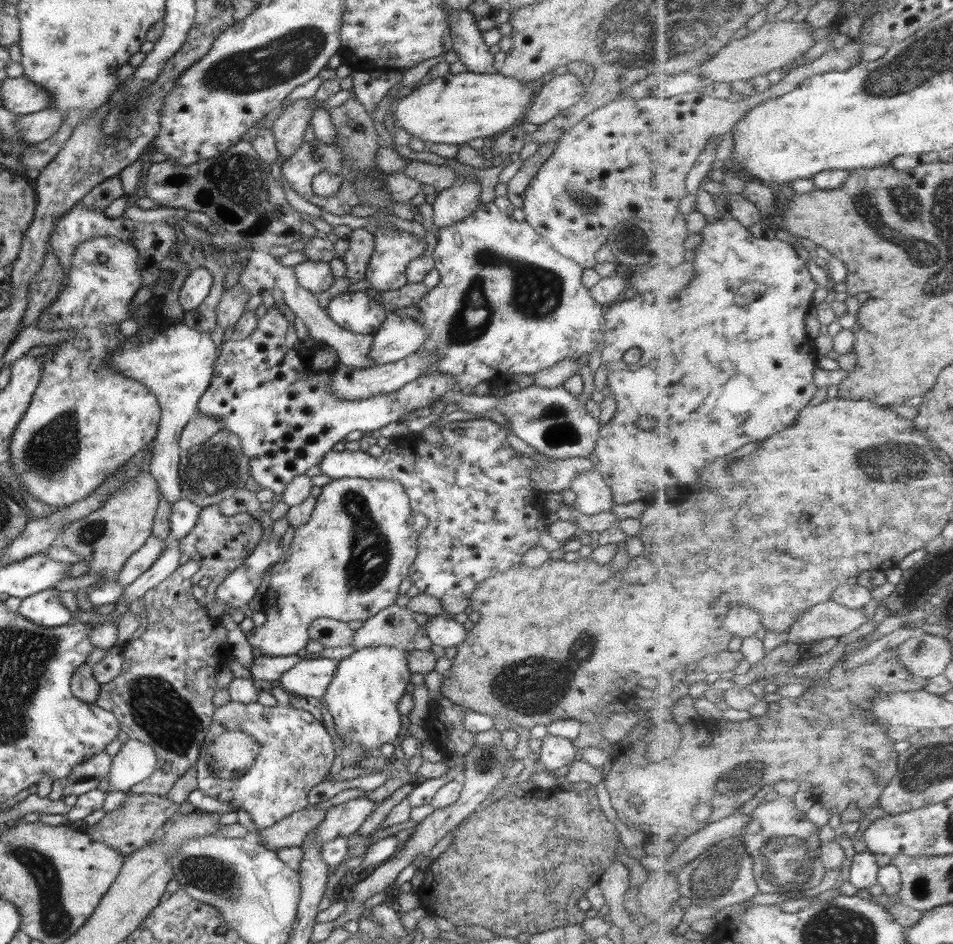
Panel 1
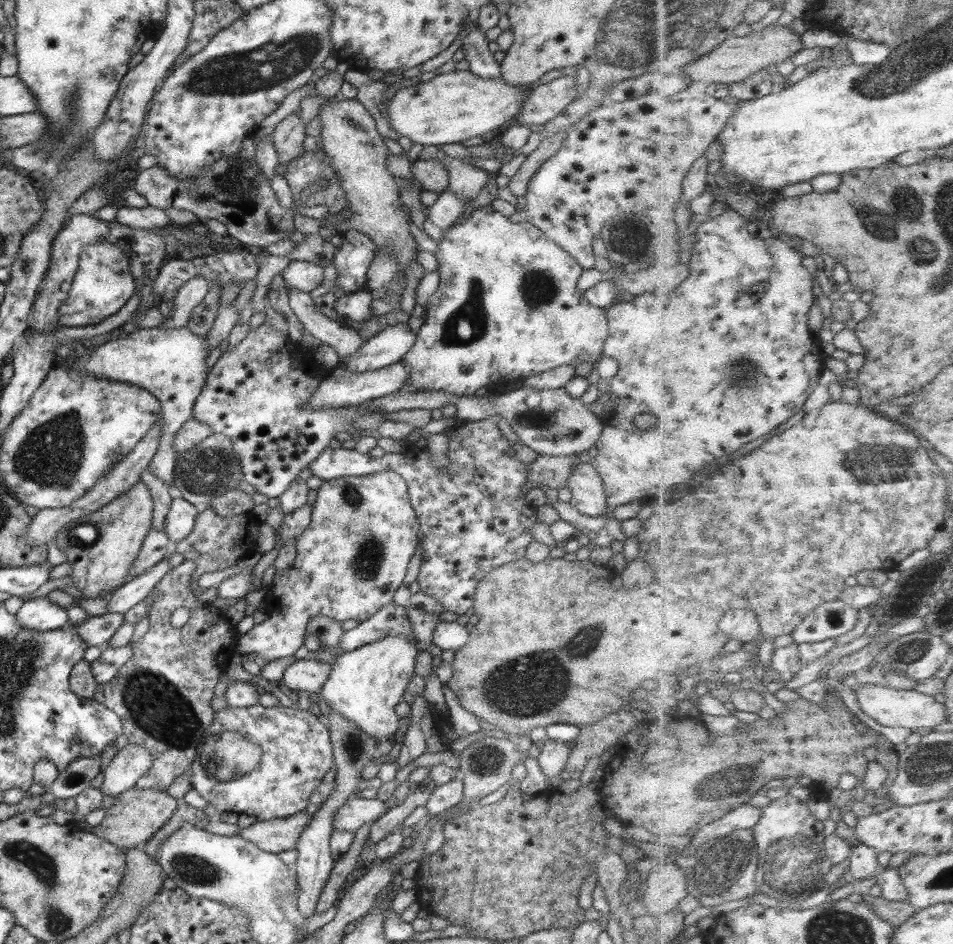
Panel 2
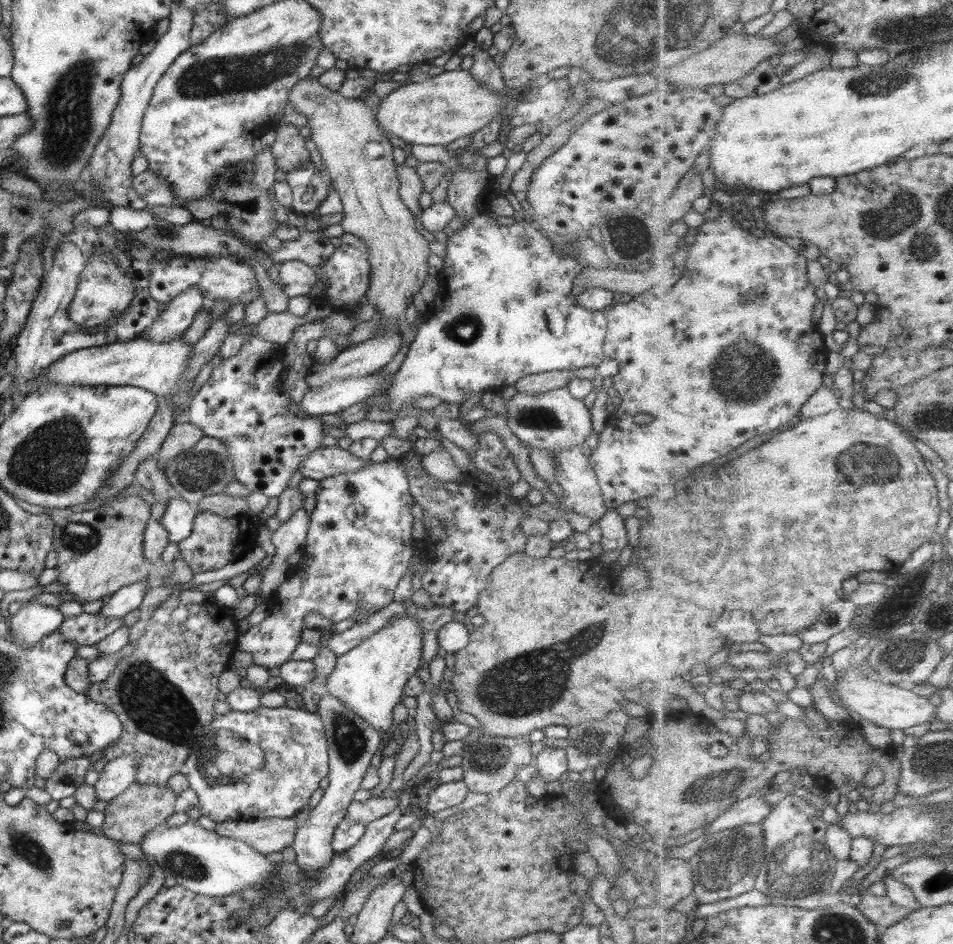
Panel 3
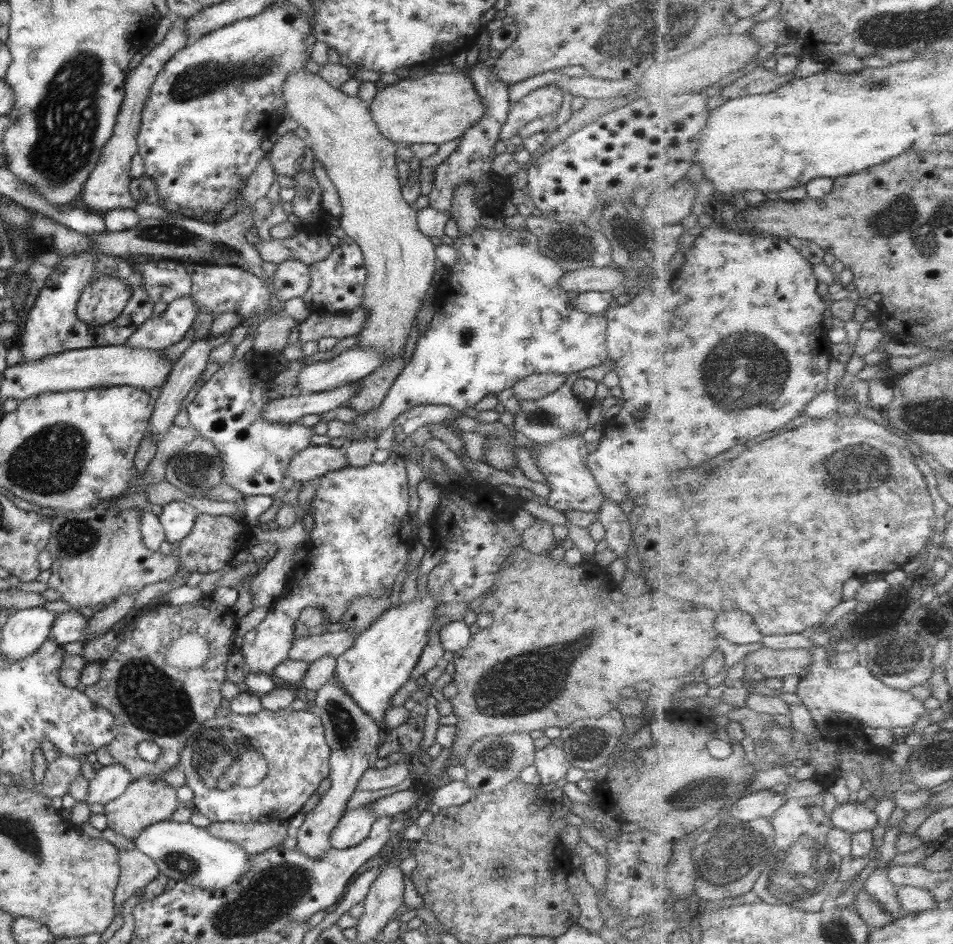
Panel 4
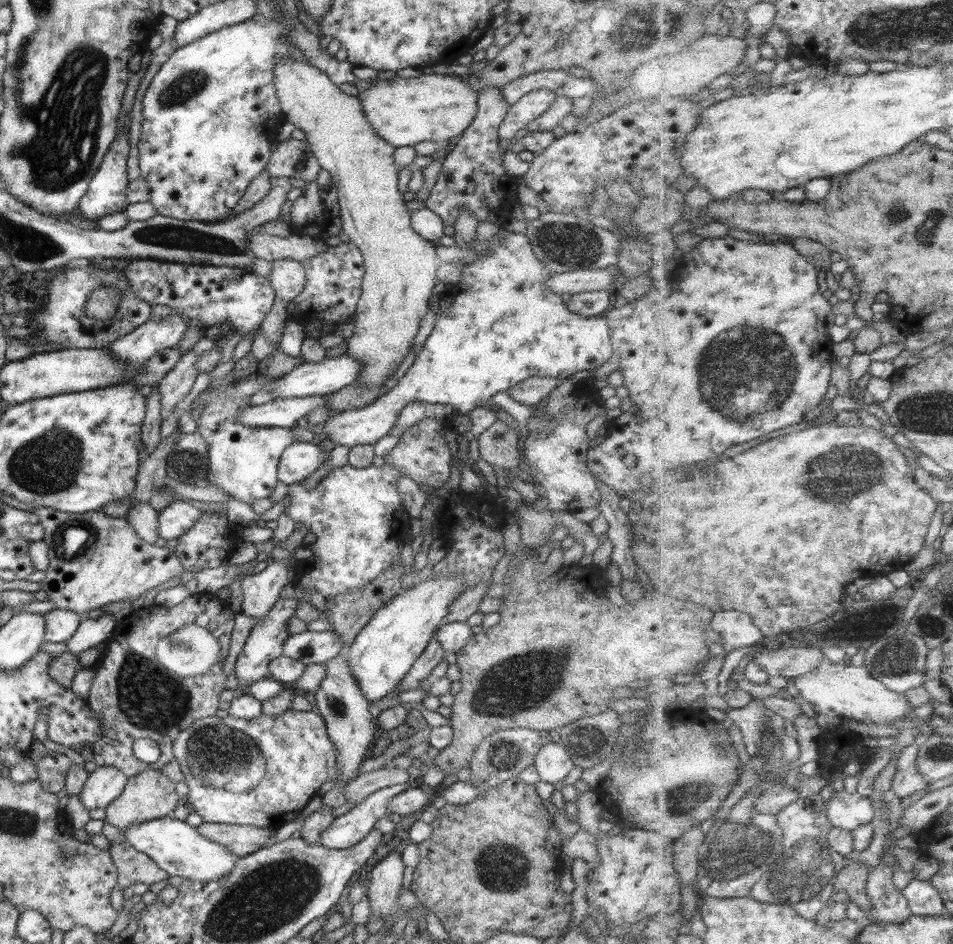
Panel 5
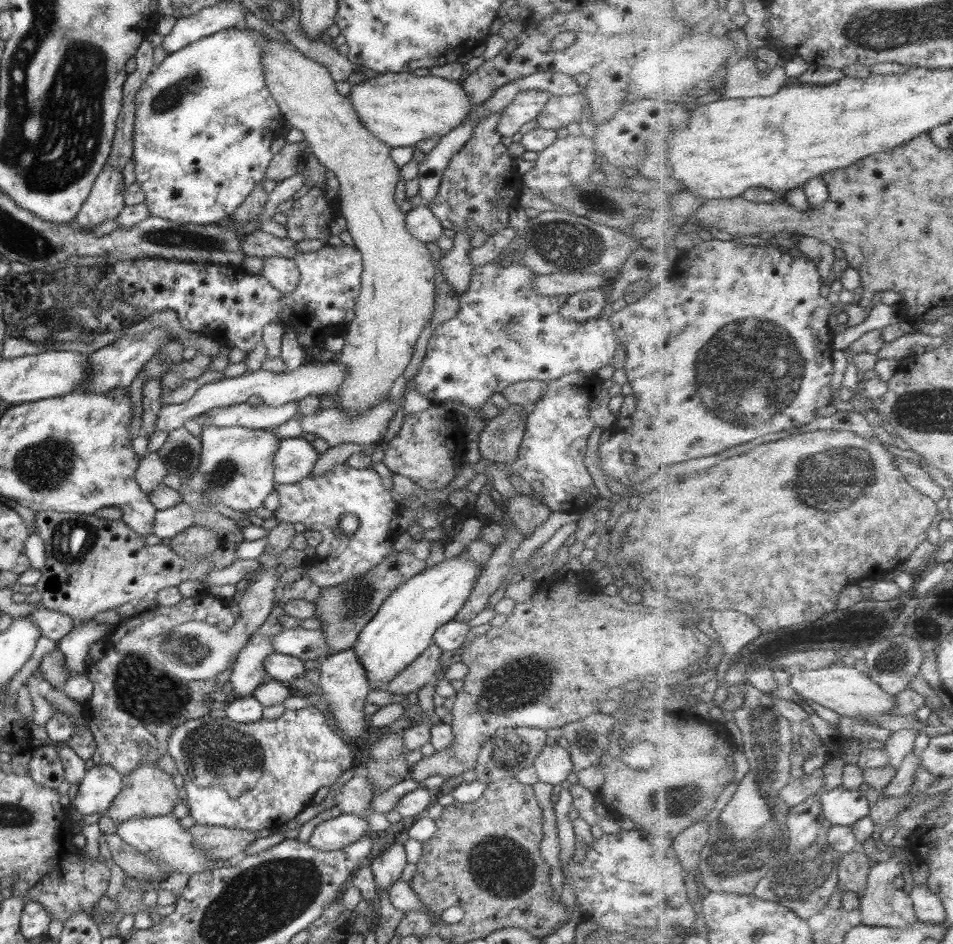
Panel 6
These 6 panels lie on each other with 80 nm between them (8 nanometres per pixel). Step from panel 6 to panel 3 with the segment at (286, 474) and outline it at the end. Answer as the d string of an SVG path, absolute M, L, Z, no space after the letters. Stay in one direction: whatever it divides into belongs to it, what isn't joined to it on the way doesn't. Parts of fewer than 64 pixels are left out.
M322 445L309 454L307 459L301 461L297 471L304 478L313 478L313 480L320 481L336 474L355 472L369 464L373 464L373 462L369 459L355 458L355 456L351 456L349 452L337 446L324 447Z

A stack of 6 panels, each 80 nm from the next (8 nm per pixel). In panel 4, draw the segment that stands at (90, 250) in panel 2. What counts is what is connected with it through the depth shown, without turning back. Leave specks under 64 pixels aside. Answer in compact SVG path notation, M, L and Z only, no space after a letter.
M99 273L87 283L75 303L75 317L91 329L111 323L123 311L132 288L120 278Z

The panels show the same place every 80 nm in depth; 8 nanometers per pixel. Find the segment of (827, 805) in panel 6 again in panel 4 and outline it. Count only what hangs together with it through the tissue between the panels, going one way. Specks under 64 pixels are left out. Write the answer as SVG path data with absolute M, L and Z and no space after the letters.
M847 802L838 805L831 811L830 817L834 828L853 833L875 830L879 824L879 818L873 810L869 810L863 803Z

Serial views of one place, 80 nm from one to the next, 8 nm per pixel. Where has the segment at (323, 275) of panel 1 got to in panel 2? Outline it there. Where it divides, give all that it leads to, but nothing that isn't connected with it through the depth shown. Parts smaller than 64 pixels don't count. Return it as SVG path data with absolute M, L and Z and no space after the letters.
M290 261L280 272L284 286L301 292L311 292L323 280L323 267L310 262Z

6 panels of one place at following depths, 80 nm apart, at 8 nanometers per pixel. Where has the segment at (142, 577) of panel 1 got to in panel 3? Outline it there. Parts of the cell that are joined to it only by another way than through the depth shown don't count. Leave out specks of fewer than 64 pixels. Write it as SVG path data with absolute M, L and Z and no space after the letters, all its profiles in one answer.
M143 579L119 588L115 594L111 595L108 602L104 602L98 614L102 617L122 618L124 614L139 606L146 594L145 587L149 584L154 584L154 581Z

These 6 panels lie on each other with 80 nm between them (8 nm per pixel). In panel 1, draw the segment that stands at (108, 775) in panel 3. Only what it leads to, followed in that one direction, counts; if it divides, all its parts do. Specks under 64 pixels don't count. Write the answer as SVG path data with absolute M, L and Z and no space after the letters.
M128 738L112 756L107 776L111 790L128 793L155 770L155 763L156 756L148 744Z

